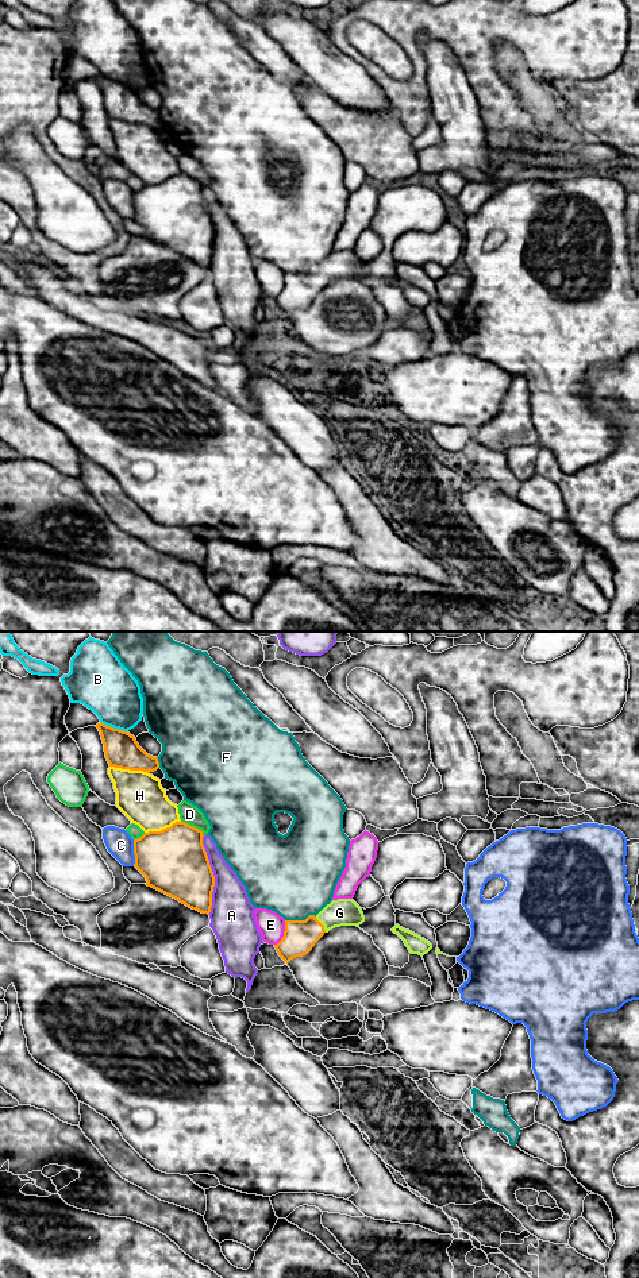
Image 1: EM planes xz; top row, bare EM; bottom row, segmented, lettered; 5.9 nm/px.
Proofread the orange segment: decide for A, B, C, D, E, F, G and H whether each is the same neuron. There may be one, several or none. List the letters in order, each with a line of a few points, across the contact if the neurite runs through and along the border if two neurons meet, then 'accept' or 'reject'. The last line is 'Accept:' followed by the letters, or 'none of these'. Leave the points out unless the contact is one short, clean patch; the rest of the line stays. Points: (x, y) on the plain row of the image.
A: reject
B: reject
C: reject
D: reject
E: reject
F: reject
G: xz (299, 290), (315, 278), (322, 277), (330, 269), (339, 265) | accept
H: reject
Accept: G

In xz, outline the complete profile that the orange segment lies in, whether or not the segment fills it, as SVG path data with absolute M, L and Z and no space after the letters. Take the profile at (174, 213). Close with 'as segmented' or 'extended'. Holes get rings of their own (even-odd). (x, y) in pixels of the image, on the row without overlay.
M180 173L161 184L145 185L134 192L134 219L151 239L201 266L211 265L215 228L203 197L203 184Z; as segmented

